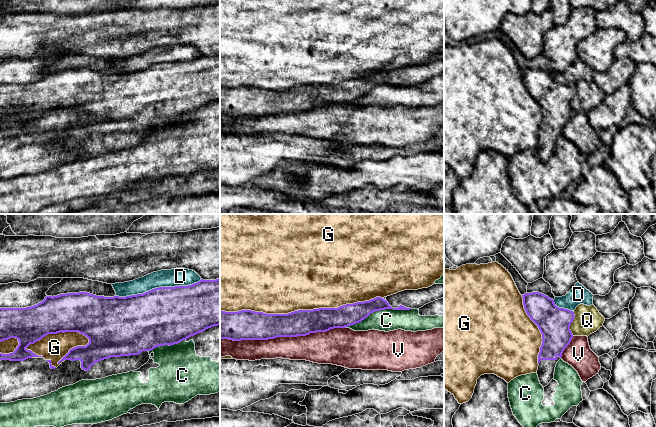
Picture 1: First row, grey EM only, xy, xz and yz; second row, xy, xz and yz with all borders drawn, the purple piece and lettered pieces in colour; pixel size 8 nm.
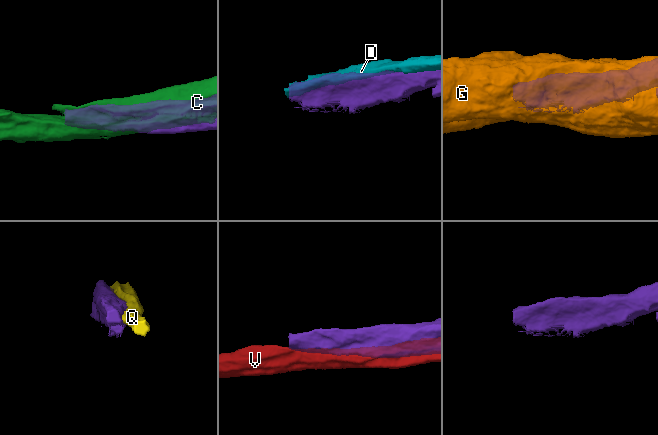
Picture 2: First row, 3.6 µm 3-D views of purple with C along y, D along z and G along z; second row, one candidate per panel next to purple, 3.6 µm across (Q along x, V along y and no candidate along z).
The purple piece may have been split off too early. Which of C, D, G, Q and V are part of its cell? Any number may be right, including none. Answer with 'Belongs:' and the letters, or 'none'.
Belongs: none

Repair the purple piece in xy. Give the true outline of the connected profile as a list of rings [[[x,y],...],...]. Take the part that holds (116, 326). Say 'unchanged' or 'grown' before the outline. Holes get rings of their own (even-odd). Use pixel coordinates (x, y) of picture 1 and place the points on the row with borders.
grown; [[[220,279],[216,280],[203,280],[188,286],[175,286],[175,287],[159,287],[152,289],[143,294],[131,295],[126,297],[104,297],[96,296],[87,292],[79,293],[67,293],[57,296],[46,296],[45,299],[37,305],[26,308],[0,308],[0,342],[8,340],[10,338],[16,338],[19,341],[19,345],[13,353],[2,354],[0,353],[0,403],[10,403],[22,399],[33,399],[40,396],[47,395],[58,389],[73,385],[81,380],[96,380],[105,378],[112,375],[127,373],[139,369],[146,364],[150,355],[149,352],[158,346],[174,345],[178,344],[187,338],[194,336],[200,332],[205,331],[208,328],[220,325]],[[60,332],[78,332],[83,334],[89,339],[89,343],[86,346],[77,346],[69,350],[69,352],[58,362],[59,366],[56,368],[51,364],[51,360],[45,360],[43,356],[38,356],[31,350],[26,348],[30,344],[41,340],[48,334],[57,334]]]

